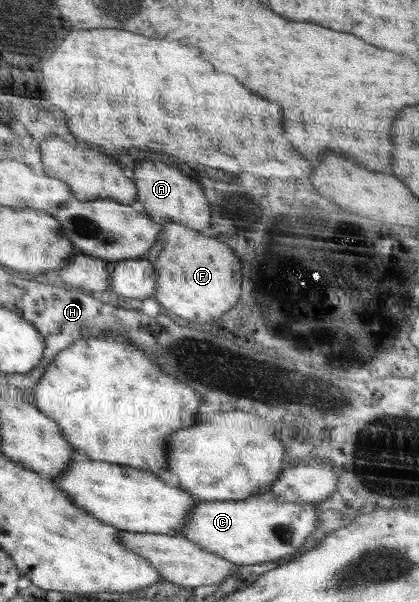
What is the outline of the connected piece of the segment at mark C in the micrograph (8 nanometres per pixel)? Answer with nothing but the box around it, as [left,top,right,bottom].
[180,496,320,564]

